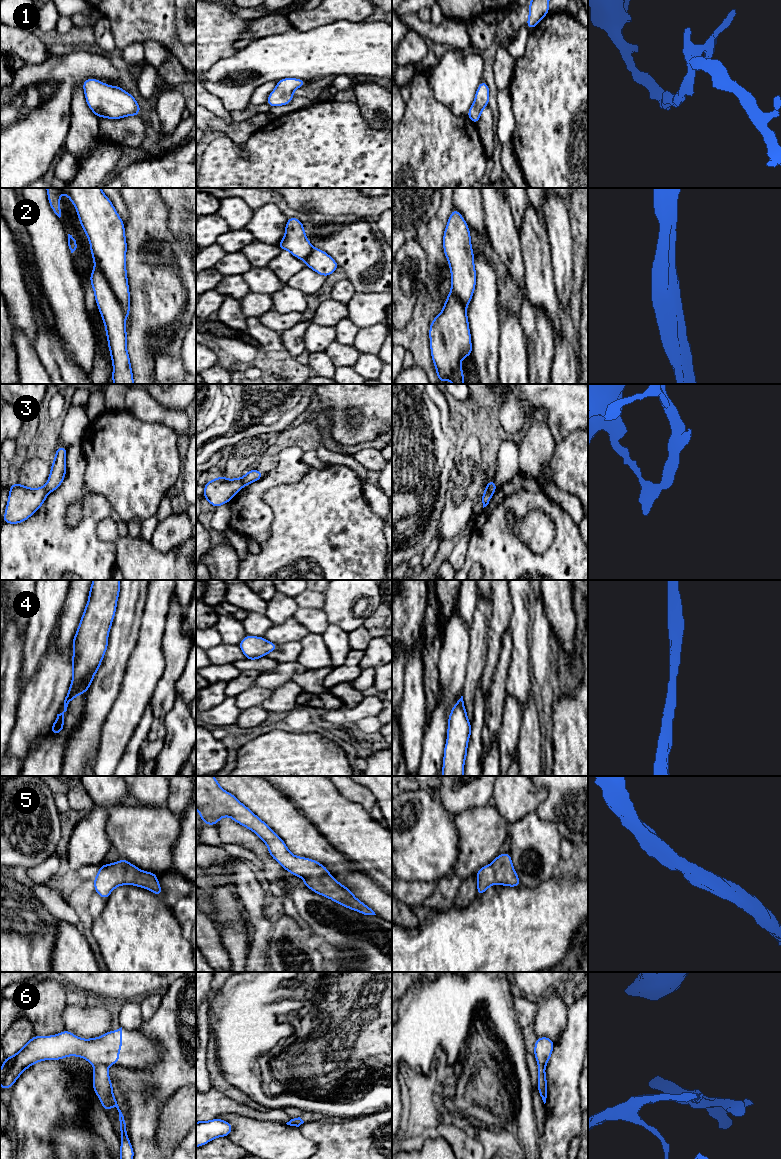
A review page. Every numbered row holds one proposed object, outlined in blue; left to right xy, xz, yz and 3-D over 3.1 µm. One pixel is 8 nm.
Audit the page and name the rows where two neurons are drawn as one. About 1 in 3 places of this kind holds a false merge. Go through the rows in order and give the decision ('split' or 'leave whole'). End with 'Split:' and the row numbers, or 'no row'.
1: leave whole
2: split
3: split
4: split
5: leave whole
6: split
Split: 2, 3, 4, 6

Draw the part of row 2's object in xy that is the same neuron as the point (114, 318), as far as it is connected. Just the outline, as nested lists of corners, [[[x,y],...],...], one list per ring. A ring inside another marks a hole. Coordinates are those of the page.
[[[91,253],[91,255],[92,255],[92,253]],[[92,255],[92,257],[93,257],[93,255]],[[93,257],[93,261],[94,261],[94,270],[90,274],[90,282],[91,282],[91,286],[94,290],[96,304],[98,306],[98,309],[101,314],[102,320],[104,322],[105,330],[106,330],[106,337],[108,340],[109,352],[110,352],[111,361],[113,364],[113,372],[112,372],[113,384],[134,384],[132,367],[131,367],[131,363],[130,363],[129,354],[127,351],[126,314],[125,314],[121,304],[118,302],[114,293],[112,292],[111,287],[108,284],[103,273],[100,271],[99,265],[95,262],[94,257]]]

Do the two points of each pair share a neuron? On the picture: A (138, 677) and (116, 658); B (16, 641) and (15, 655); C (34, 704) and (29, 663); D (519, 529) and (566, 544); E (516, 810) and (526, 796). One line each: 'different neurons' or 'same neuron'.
A: different neurons
B: same neuron
C: different neurons
D: different neurons
E: same neuron

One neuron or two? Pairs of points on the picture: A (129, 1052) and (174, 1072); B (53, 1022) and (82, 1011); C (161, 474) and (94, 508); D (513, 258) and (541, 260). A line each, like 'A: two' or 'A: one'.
A: two
B: two
C: two
D: two

